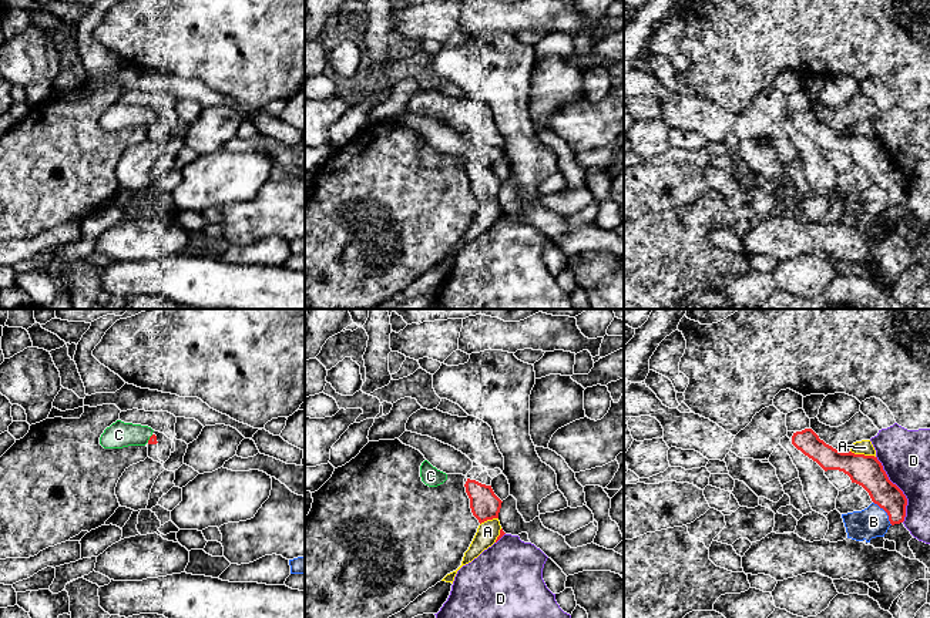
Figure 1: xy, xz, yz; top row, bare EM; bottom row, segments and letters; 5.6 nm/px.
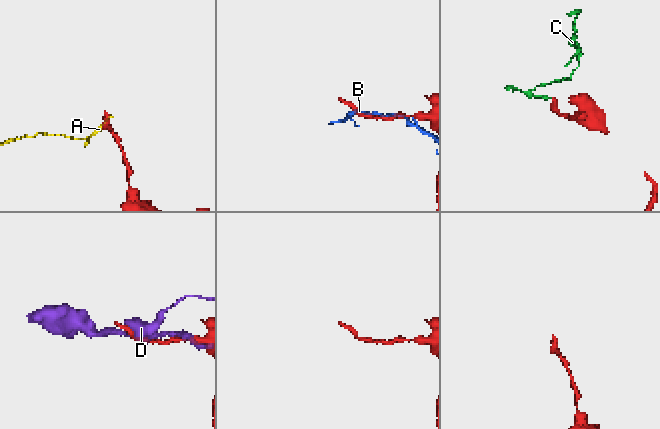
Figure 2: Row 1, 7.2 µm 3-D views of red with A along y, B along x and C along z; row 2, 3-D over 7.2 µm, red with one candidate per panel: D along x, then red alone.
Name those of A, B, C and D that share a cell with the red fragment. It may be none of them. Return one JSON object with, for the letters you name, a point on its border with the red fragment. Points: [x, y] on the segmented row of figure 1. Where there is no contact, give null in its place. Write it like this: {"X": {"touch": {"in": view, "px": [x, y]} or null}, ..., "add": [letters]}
{"C": {"touch": {"in": "xy", "px": [150, 439]}}, "add": ["C"]}

